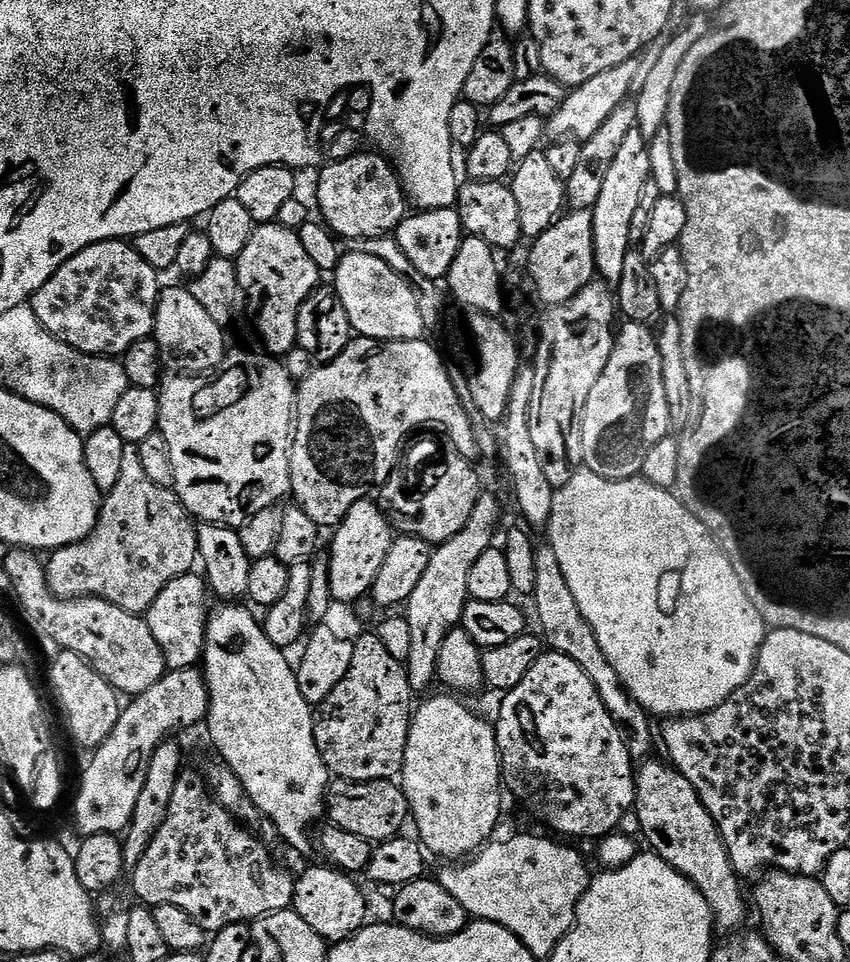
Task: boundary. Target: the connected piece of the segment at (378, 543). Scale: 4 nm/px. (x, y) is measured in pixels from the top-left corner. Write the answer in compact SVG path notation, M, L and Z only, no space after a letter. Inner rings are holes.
M372 498L354 502L344 521L335 529L336 537L332 540L332 552L328 556L333 601L355 605L357 601L365 599L371 593L374 578L378 578L378 570L382 570L382 562L386 562L386 554L394 539L394 529L385 509L377 504Z

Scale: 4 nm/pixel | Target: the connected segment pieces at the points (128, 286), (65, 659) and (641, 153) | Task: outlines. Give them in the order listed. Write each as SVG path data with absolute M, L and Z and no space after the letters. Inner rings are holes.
M103 240L101 244L91 244L74 258L70 258L59 270L36 291L30 307L42 322L42 326L54 338L66 346L88 356L123 357L124 351L134 342L147 340L156 330L156 307L160 301L161 273L142 254L138 254L131 243L122 240Z
M63 650L55 654L56 661L48 672L48 680L52 683L52 692L56 695L65 718L68 719L68 732L82 747L95 750L102 742L106 742L106 738L110 738L110 730L118 726L122 707L121 693L112 688L110 682L106 682L106 678L98 674L98 670L94 670L89 660Z
M639 130L624 132L622 150L618 150L618 158L614 158L614 166L610 166L610 174L606 174L606 182L602 184L602 194L591 210L592 217L596 219L596 271L599 279L609 286L620 283L630 251L630 222L640 204L645 203L644 191L650 188L652 166L649 145L649 141Z

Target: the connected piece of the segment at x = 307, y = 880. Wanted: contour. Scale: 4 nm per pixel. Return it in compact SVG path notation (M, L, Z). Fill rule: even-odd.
M331 866L308 868L296 880L292 908L325 942L349 940L356 931L363 928L368 916L368 900L355 884L353 877Z

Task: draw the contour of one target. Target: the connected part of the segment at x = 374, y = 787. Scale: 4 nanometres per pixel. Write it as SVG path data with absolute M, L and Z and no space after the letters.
M336 778L329 783L326 793L326 816L335 827L358 834L358 838L383 842L401 835L400 827L409 823L410 809L403 787L392 780L354 782Z

